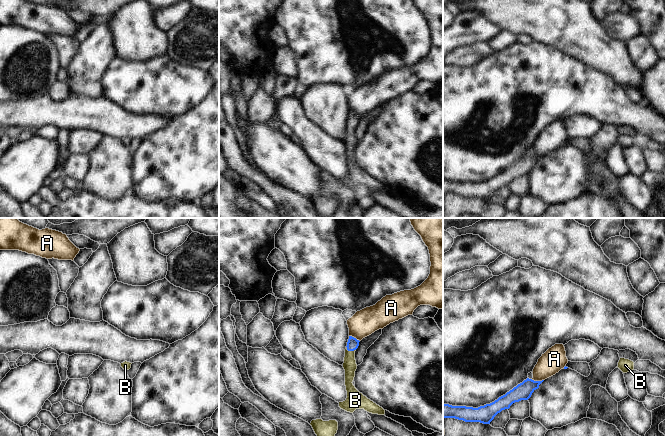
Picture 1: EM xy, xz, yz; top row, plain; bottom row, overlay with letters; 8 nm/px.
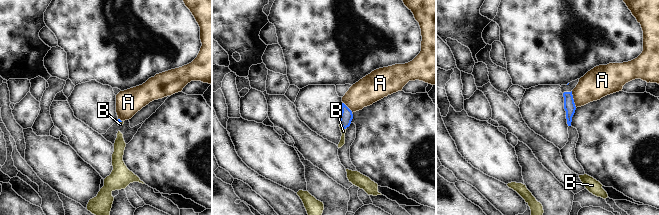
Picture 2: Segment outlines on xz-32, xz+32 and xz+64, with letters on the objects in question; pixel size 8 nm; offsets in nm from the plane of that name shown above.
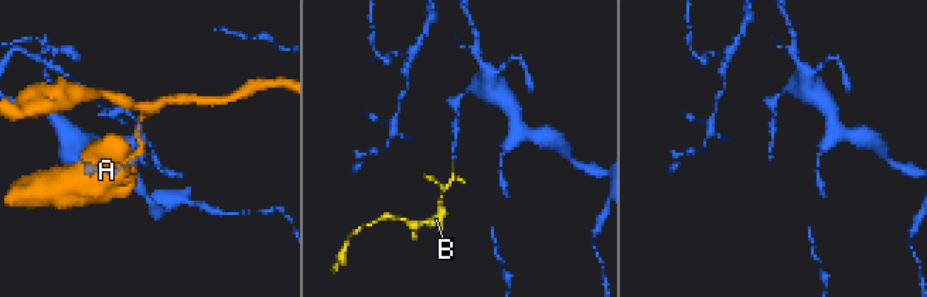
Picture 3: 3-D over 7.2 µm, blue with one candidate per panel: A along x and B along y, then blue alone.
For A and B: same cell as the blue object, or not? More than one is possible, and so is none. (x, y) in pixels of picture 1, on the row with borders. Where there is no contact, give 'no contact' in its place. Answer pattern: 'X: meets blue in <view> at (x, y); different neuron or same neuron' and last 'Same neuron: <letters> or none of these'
A: meets blue in yz at (537, 381); different neuron
B: meets blue in xz at (350, 350); same neuron
Same neuron: B

